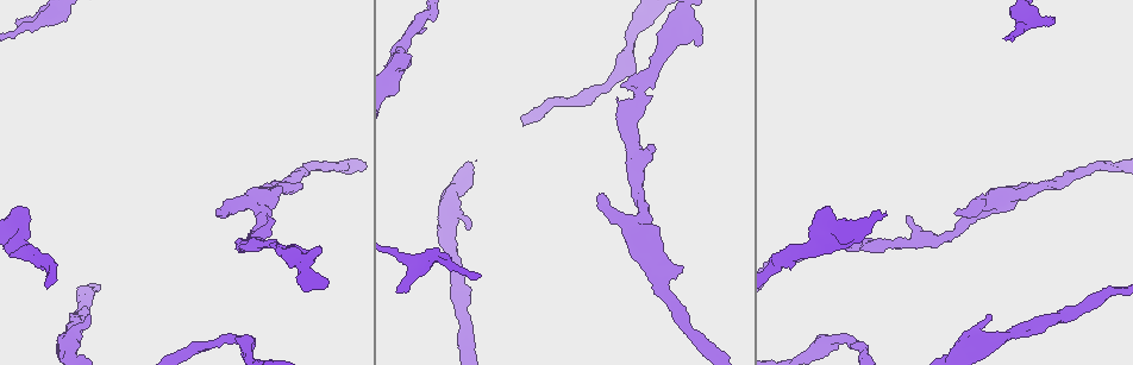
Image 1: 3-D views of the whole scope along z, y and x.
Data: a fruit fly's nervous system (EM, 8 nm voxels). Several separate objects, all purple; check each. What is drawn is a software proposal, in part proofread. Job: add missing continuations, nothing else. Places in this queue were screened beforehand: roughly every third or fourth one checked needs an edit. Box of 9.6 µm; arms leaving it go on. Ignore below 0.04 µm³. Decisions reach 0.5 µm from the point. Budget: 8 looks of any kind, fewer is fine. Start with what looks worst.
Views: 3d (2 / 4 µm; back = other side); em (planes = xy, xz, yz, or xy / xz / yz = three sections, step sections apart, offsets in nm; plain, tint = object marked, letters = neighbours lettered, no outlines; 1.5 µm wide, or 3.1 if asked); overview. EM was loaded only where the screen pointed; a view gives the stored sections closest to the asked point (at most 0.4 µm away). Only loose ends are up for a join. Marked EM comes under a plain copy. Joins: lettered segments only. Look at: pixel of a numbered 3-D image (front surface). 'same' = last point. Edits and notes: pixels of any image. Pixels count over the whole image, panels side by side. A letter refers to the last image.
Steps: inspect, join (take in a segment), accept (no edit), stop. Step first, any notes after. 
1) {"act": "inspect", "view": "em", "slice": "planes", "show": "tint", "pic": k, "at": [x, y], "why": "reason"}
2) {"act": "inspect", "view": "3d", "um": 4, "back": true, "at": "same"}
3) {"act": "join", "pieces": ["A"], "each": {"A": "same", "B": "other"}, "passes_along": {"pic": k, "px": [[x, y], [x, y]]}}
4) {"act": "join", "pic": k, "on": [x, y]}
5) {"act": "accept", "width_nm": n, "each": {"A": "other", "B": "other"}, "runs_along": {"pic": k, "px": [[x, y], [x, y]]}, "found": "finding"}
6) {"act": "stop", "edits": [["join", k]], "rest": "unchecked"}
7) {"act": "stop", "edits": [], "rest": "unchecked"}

{"act": "inspect", "view": "3d", "um": 4, "pic": 1, "at": [397, 293], "why": "free end"}

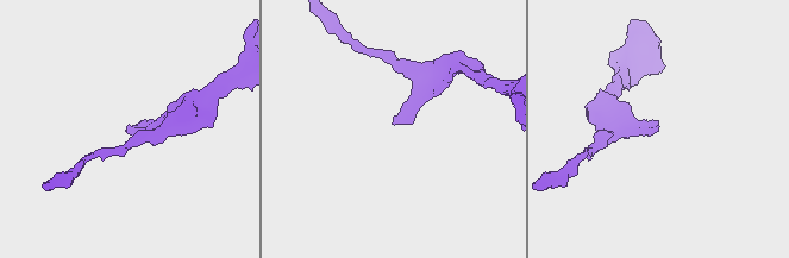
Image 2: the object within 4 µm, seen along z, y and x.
{"act": "inspect", "view": "em", "slice": "planes", "show": "letters", "pic": 2, "at": [658, 130]}

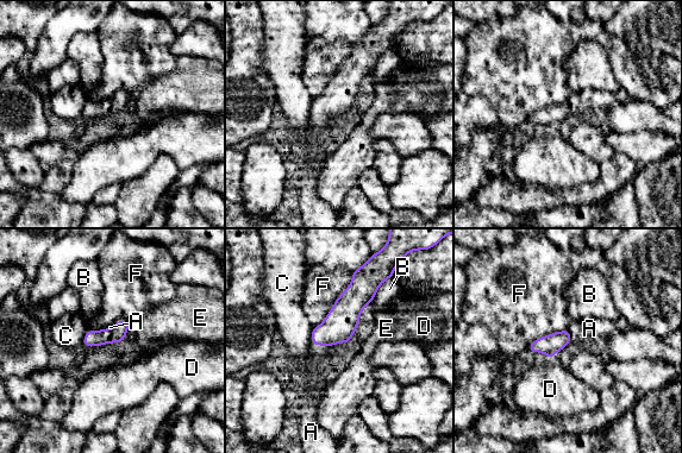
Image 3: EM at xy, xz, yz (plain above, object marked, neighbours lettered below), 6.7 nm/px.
{"act": "join", "pieces": ["A"], "longest_contact_nm": ["F", 460], "each": {"A": "same", "B": "other", "C": "other", "D": "other", "E": "other", "F": "other"}, "passes_along": {"pic": 3, "px": [[339, 325], [320, 344], [314, 373]]}, "found": "the neuron continues"}

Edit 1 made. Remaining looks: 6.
{"act": "inspect", "view": "3d", "um": 4, "pic": 1, "at": [88, 315], "why": "free end"}

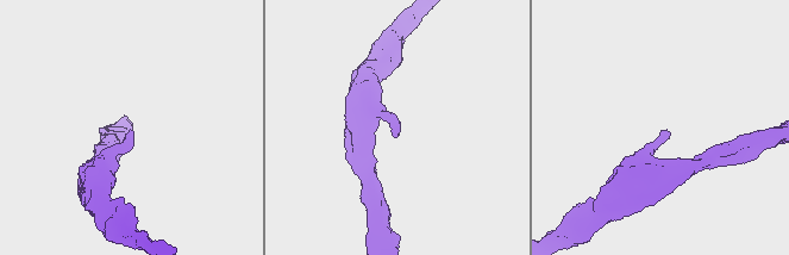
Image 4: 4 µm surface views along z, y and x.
{"act": "inspect", "view": "em", "slice": "planes", "show": "letters", "pic": 4, "at": [394, 133], "why": "shape alone is not enough"}

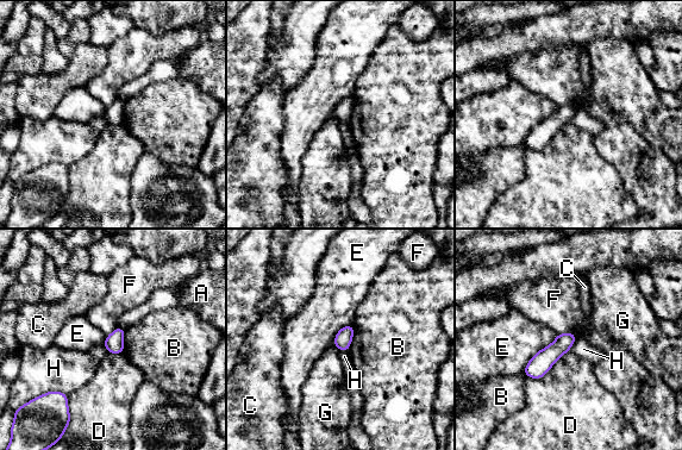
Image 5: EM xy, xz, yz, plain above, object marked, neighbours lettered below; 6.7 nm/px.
{"act": "accept", "width_nm": 110, "longest_contact_nm": ["E", 360], "each": {"A": "other", "B": "other", "C": "other", "D": "other", "E": "other", "F": "other", "G": "other", "H": "other"}, "found": "no lettered segment goes on from it"}

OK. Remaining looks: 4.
{"act": "inspect", "view": "em", "slice": "xy", "step": 8, "show": "tint", "pic": 1, "at": [648, 147], "why": "an open end"}

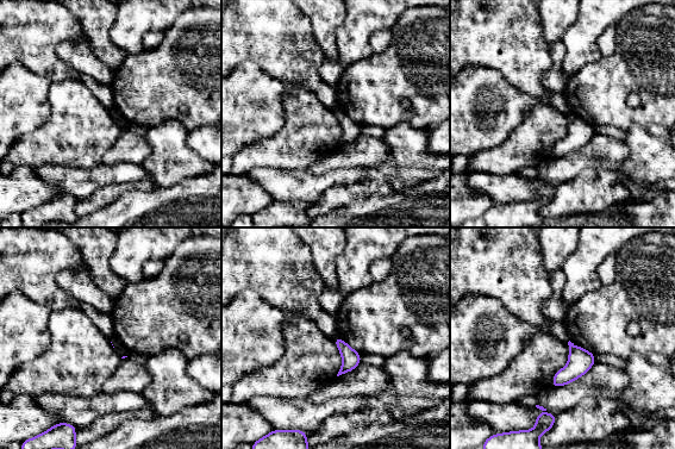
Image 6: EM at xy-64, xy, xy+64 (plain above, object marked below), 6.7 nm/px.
{"act": "inspect", "view": "em", "slice": "xy", "step": 8, "show": "letters", "at": "same"}

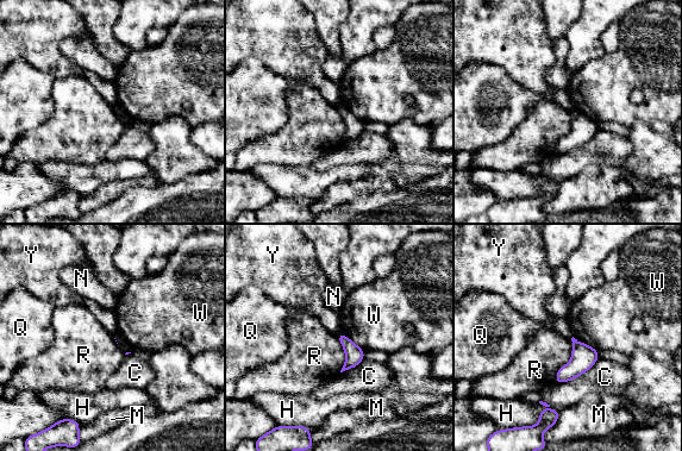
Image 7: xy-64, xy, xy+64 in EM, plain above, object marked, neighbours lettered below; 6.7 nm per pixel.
{"act": "accept", "each": {"C": "other", "H": "other", "M": "other", "N": "other", "Q": "other", "R": "other", "W": "other", "Y": "other"}, "border": {"pic": 7, "px": [[571, 339], [571, 358], [554, 382]]}, "found": "no lettered segment goes on from it"}

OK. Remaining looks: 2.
{"act": "inspect", "view": "3d", "um": 4, "pic": 1, "at": [319, 252], "why": "branch stops here"}

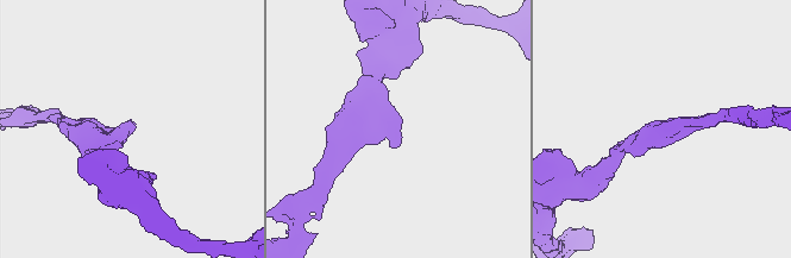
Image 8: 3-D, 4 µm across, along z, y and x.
{"act": "inspect", "view": "em", "slice": "planes", "show": "letters", "pic": 8, "at": [398, 146], "why": "now the EM"}

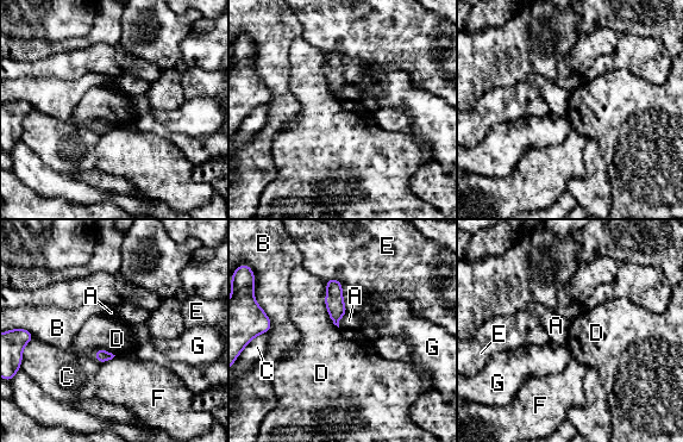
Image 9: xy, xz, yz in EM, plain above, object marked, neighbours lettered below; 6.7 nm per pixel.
{"act": "accept", "each": {"A": "other", "B": "other", "C": "other", "D": "other", "E": "other", "F": "other", "G": "other"}, "border": {"pic": 9, "px": [[114, 355], [102, 363]]}, "found": "no lettered segment goes on from it"}

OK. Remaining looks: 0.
{"act": "stop", "edits": [["join", 3]], "rest": "unchecked"}

